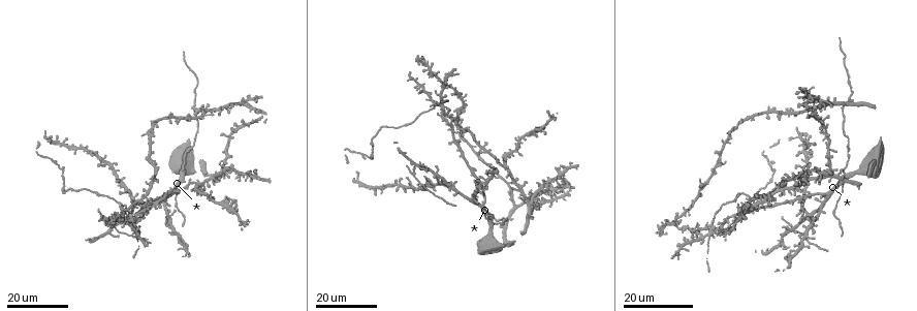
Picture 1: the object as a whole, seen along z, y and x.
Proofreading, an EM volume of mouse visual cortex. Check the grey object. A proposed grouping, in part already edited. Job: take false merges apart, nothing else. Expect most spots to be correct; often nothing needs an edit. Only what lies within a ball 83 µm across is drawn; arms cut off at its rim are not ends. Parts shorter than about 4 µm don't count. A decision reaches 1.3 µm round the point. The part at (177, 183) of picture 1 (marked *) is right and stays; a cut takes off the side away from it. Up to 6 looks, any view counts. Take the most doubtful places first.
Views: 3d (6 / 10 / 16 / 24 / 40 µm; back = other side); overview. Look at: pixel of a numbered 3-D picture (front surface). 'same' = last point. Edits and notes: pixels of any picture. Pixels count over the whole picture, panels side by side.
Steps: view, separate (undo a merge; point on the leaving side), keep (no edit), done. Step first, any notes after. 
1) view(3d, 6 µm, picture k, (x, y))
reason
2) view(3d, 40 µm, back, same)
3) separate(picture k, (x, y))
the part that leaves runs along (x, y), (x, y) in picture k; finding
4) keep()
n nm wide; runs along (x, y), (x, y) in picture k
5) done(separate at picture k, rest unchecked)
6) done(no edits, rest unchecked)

view(3d, 16 µm, picture 1, (711, 234))

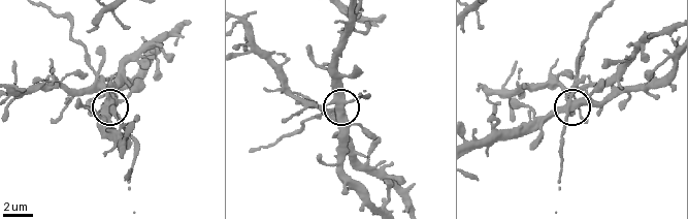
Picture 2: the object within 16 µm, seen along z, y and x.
view(3d, 10 µm, picture 2, (349, 102))

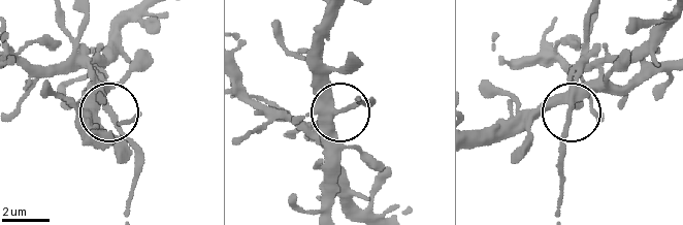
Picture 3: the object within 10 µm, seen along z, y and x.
keep()
one neuron here

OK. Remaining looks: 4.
view(3d, 24 µm, picture 1, (413, 173))
three arms meet

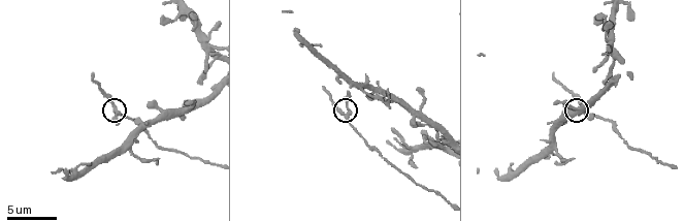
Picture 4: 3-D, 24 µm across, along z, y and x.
view(3d, 6 µm, picture 4, (113, 107))
closer look

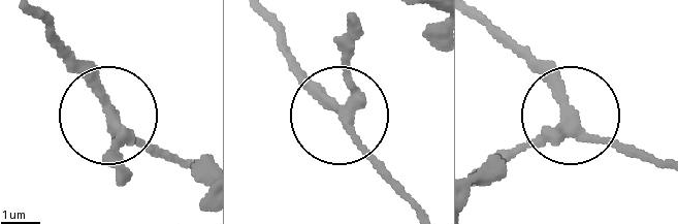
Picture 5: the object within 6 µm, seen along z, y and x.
keep()
all the same neuron

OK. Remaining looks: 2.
view(3d, 10 µm, picture 4, (550, 135))
four-way junction

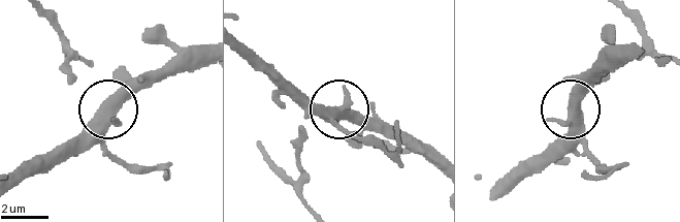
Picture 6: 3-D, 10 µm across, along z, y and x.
view(3d, 10 µm, back, picture 6, (102, 108))

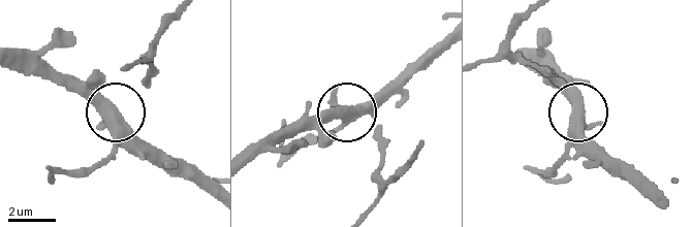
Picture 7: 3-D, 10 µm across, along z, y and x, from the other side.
keep()
runs along (249, 162), (344, 111), (379, 105), (396, 93) in picture 7; all the same neuron

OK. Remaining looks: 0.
done(no edits, rest unchecked)

